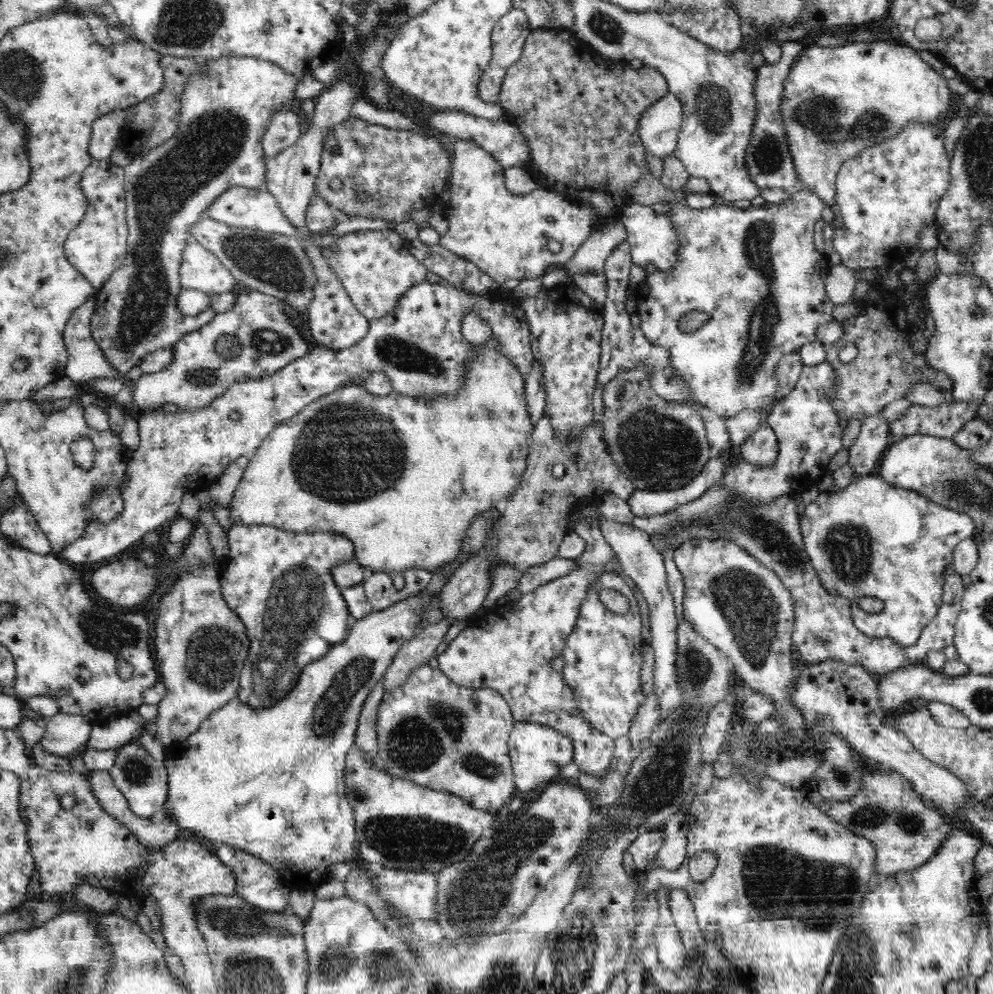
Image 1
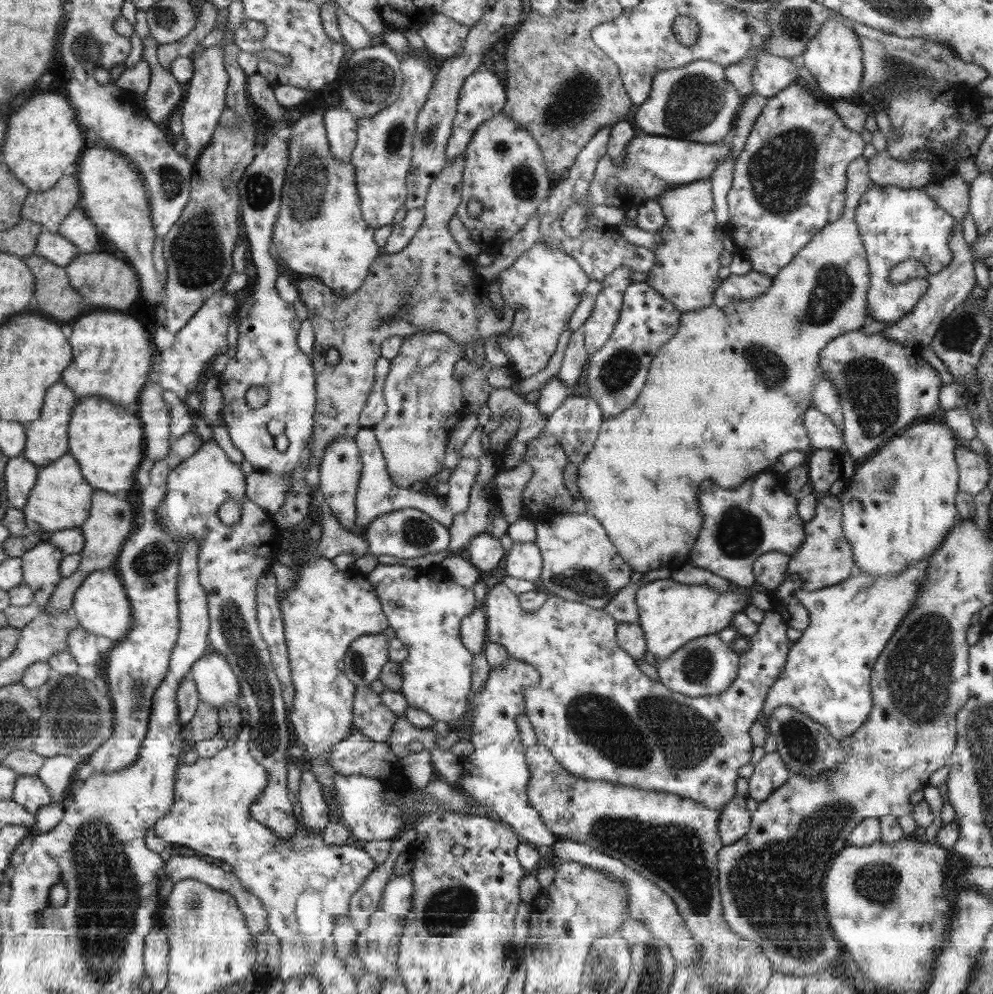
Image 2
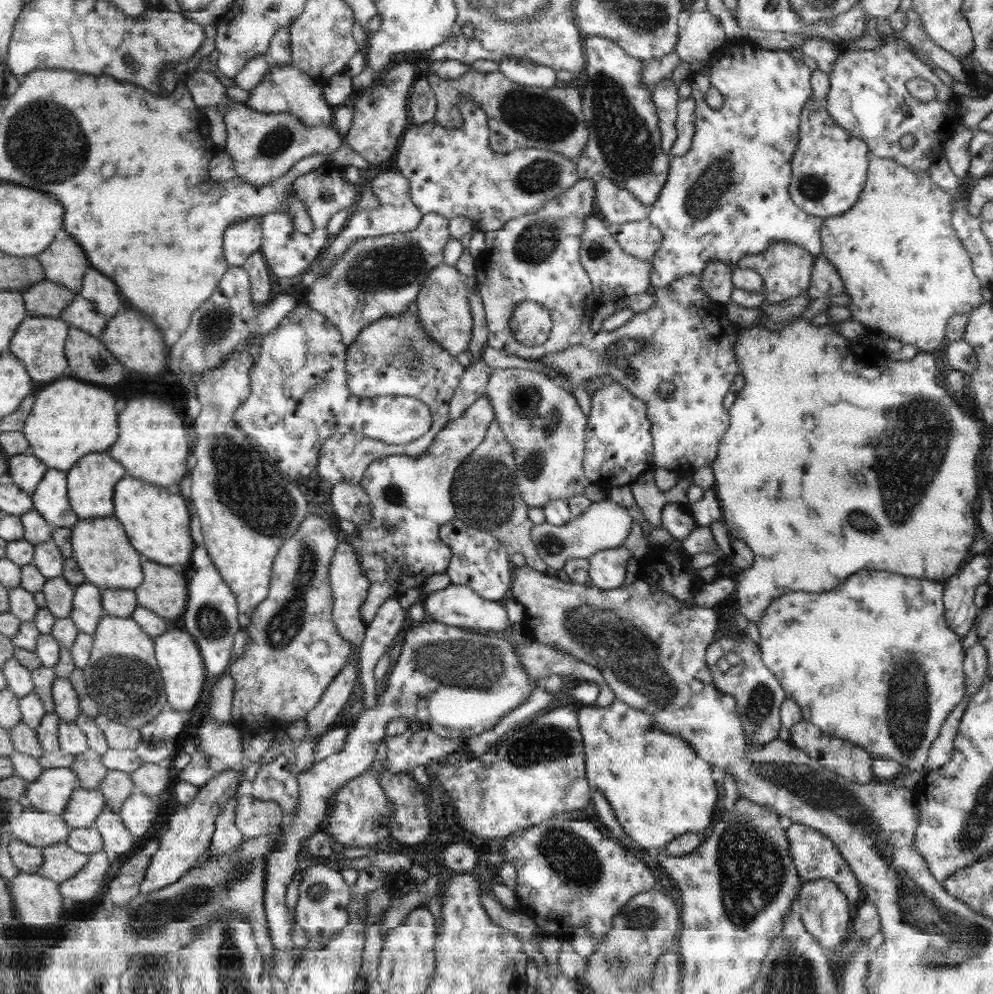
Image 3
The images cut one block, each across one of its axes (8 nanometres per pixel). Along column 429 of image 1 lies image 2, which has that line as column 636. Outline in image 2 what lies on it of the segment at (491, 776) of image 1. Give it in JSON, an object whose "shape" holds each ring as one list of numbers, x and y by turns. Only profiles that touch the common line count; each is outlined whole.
{"shape":[[499,583,488,592,488,598,485,599,484,603,484,612,487,617,487,642,505,646,508,656,513,656,516,660,524,660,532,664,535,670,538,670,540,673,540,682,537,683,537,686,528,686,524,690,525,715,529,718,529,722,537,737,537,743,546,746,552,755,556,757,556,761,570,771,572,775,584,777,584,779,588,780,608,781,638,789,677,794,678,796,692,799,694,802,710,808,710,810,721,810,736,794,736,784,739,777,738,770,745,764,750,763,753,755,754,742,749,734,751,727,756,720,762,718,761,713,762,708,764,708,764,700,766,700,770,686,782,674,791,648,792,641,786,634,788,627,783,622,780,614,775,612,774,608,765,611,764,621,758,625,757,632,747,638,749,642,748,649,739,652,738,676,732,681,732,684,719,695,696,698,674,692,661,682,652,680,642,672,636,666,636,662,620,648,616,636,618,624,608,614,605,614,602,609,596,609,592,606,564,600,558,596,548,594,543,607,538,613,527,614,519,606,518,595,508,590,504,583]]}

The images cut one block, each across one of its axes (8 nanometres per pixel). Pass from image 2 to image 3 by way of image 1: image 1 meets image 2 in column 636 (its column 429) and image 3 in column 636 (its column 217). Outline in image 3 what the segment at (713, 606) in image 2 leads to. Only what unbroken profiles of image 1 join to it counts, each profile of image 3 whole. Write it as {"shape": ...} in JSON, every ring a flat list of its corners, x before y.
{"shape":[[618,698,607,707,580,707,578,723,584,743,586,778,590,790,604,791,604,797,610,801,618,823,637,846,647,851,659,849,680,834,702,835,710,826,718,800,717,777,713,774,714,768,698,758,684,738,667,734,652,721,650,714,634,710]]}

